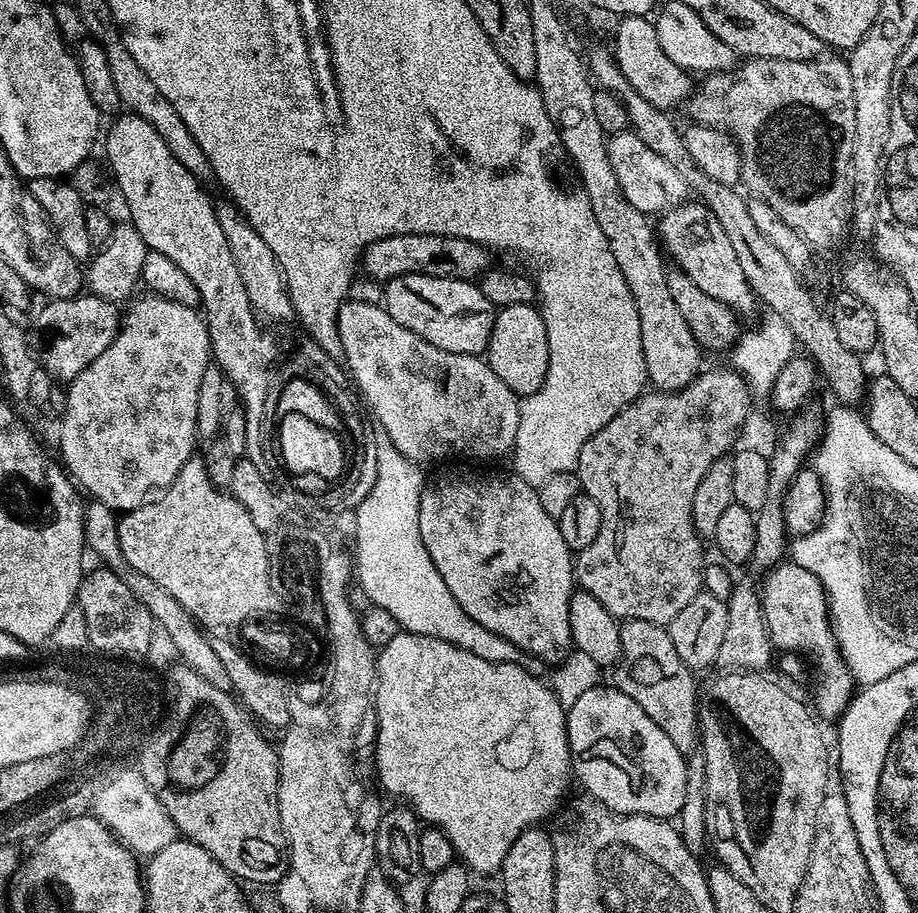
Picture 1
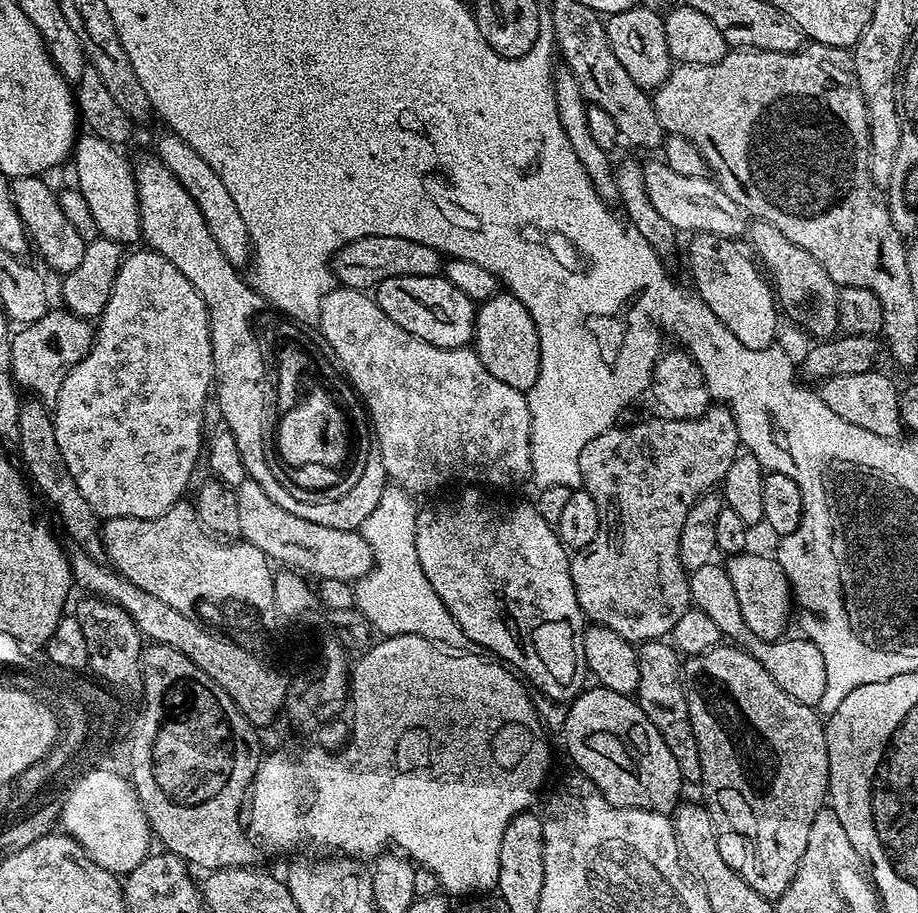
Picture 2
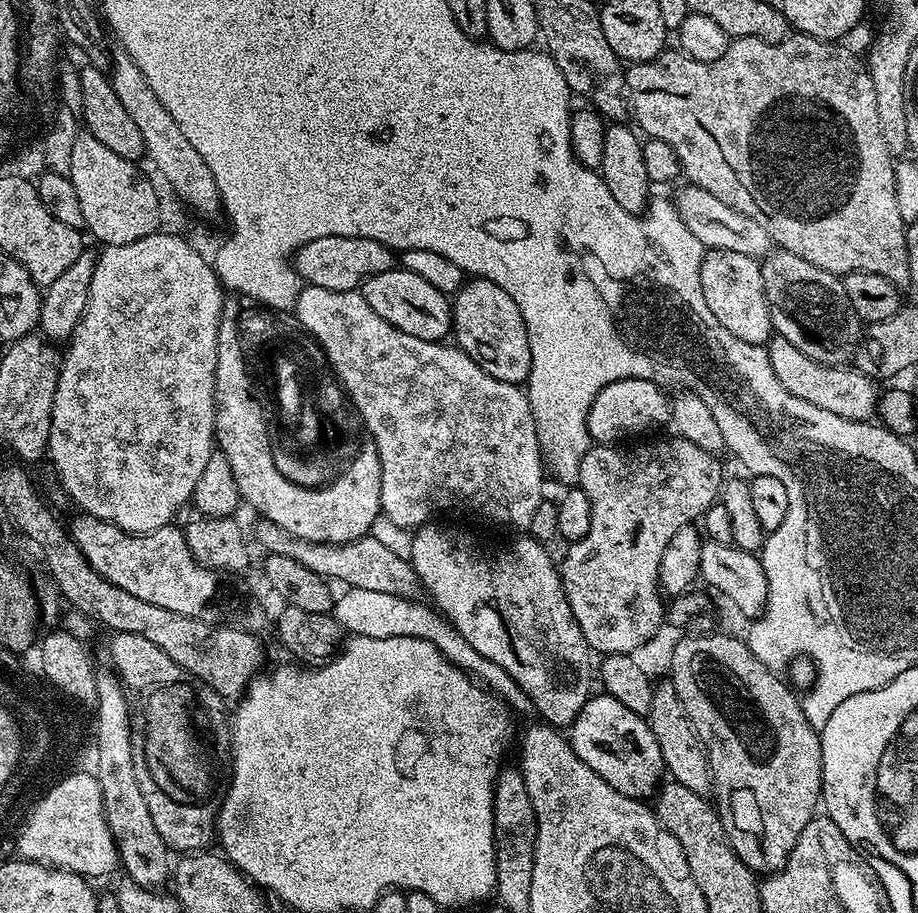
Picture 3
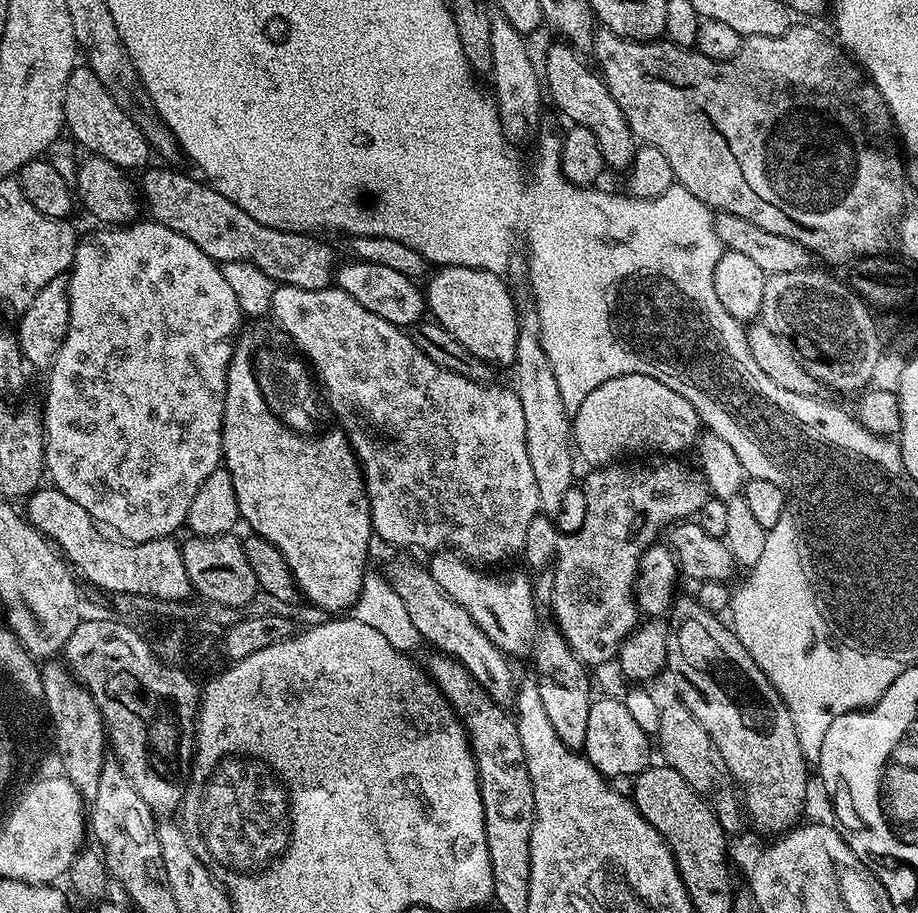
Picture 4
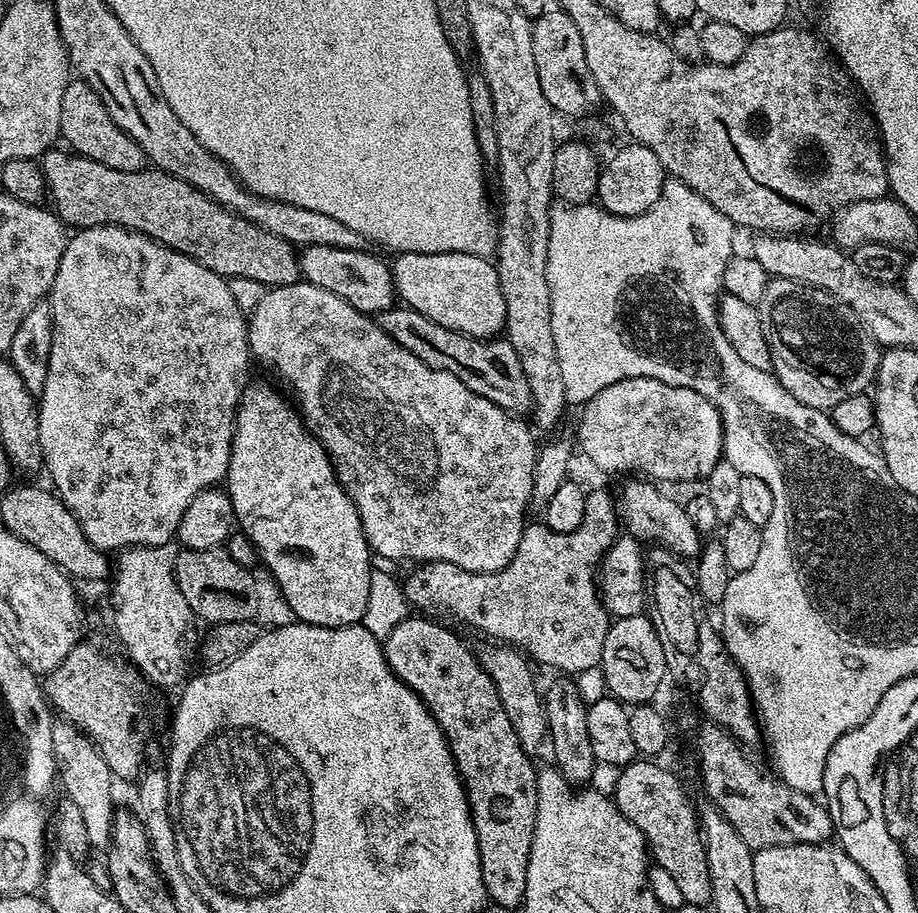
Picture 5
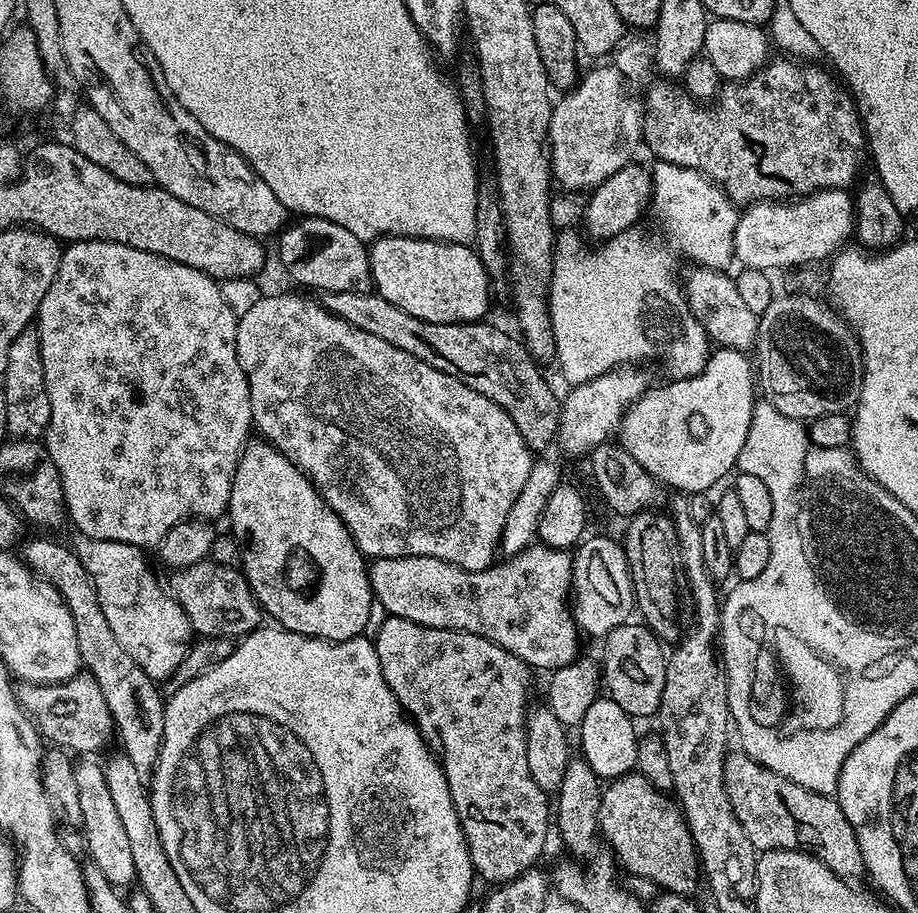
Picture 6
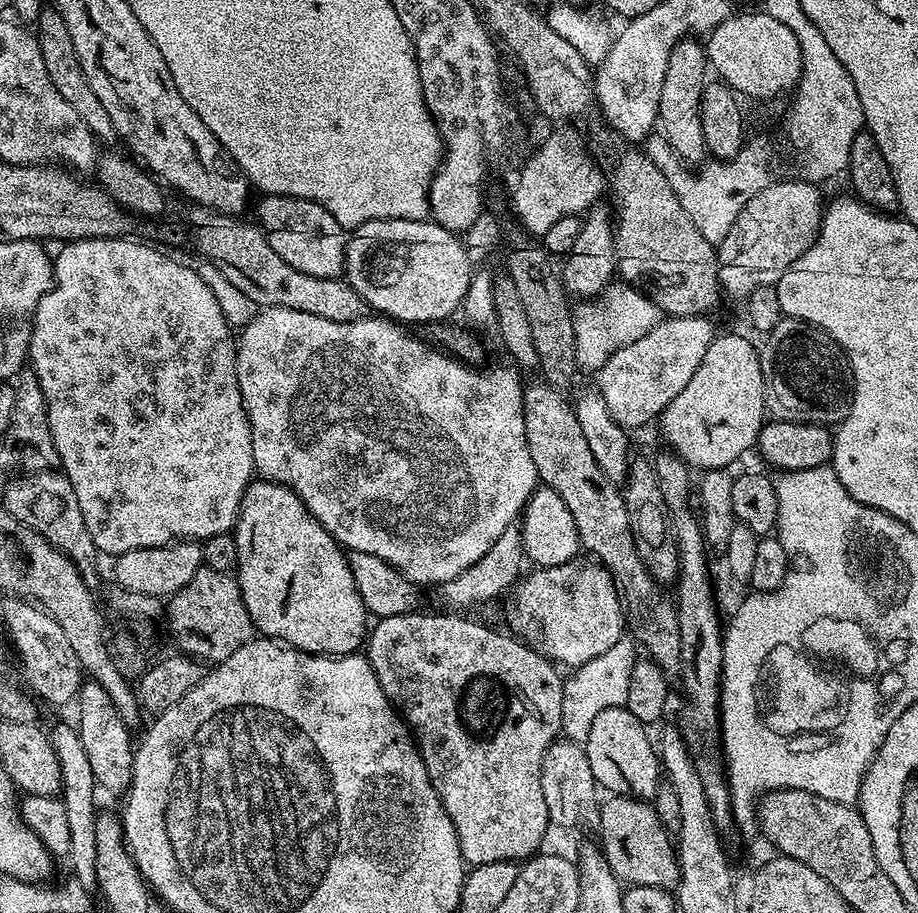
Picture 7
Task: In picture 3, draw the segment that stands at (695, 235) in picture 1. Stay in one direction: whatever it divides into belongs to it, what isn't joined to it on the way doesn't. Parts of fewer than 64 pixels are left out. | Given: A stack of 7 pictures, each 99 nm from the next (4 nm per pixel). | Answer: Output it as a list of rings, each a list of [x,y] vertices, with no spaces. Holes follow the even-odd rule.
[[[709,248],[702,258],[700,277],[702,298],[706,298],[706,306],[710,306],[714,318],[718,318],[718,322],[722,322],[722,326],[726,326],[734,338],[742,338],[742,342],[751,344],[767,345],[774,335],[774,329],[757,257],[734,254],[734,250]]]

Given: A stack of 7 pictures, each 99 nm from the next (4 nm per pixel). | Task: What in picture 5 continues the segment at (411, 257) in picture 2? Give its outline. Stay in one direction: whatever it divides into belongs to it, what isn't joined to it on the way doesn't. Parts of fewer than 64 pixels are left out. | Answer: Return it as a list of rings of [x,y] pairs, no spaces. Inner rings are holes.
[[[49,150],[44,153],[42,167],[44,181],[48,183],[47,199],[50,204],[52,200],[51,207],[65,225],[79,230],[113,224],[119,228],[129,228],[132,232],[141,232],[143,236],[149,236],[151,240],[165,244],[170,250],[194,258],[194,262],[206,266],[206,270],[214,270],[214,274],[228,280],[246,278],[268,288],[301,283],[300,257],[293,244],[262,230],[262,226],[242,218],[238,213],[223,208],[194,186],[182,182],[182,178],[174,178],[169,172],[162,172],[155,166],[145,166],[137,172],[110,170],[110,166],[102,166],[102,162],[77,156],[71,151],[56,151]]]

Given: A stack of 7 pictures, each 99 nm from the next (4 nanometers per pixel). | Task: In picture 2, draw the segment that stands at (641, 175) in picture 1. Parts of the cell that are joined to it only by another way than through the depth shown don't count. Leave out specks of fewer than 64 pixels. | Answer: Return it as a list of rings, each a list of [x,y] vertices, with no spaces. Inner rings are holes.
[[[656,160],[643,165],[646,193],[649,194],[655,210],[658,210],[671,226],[681,233],[688,232],[687,234],[709,232],[725,238],[740,238],[736,236],[745,235],[744,209],[737,206],[730,194],[721,190],[715,179],[707,175],[686,178],[686,174],[674,174],[674,170],[670,170],[668,164]]]

